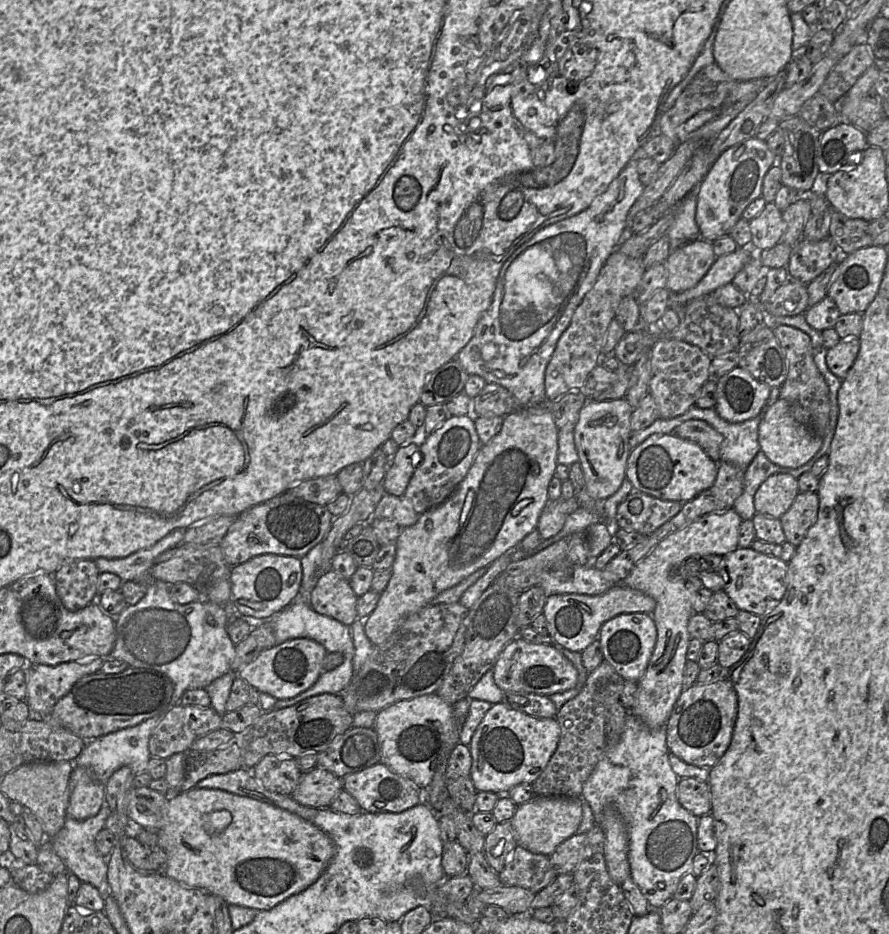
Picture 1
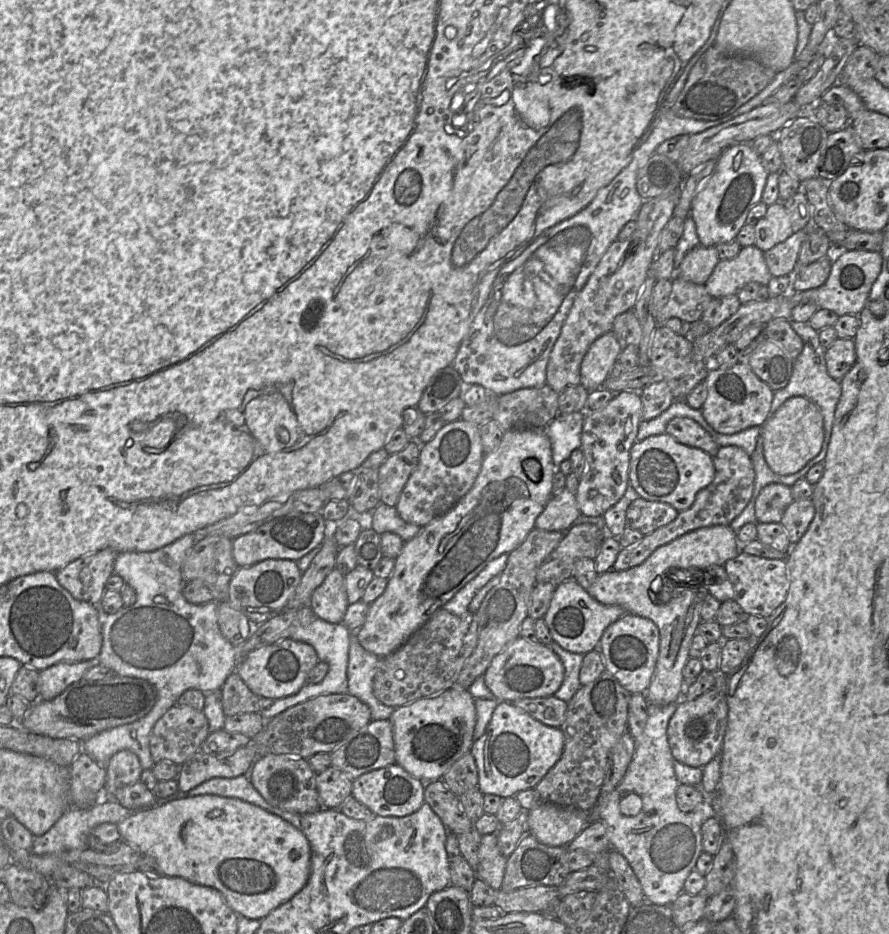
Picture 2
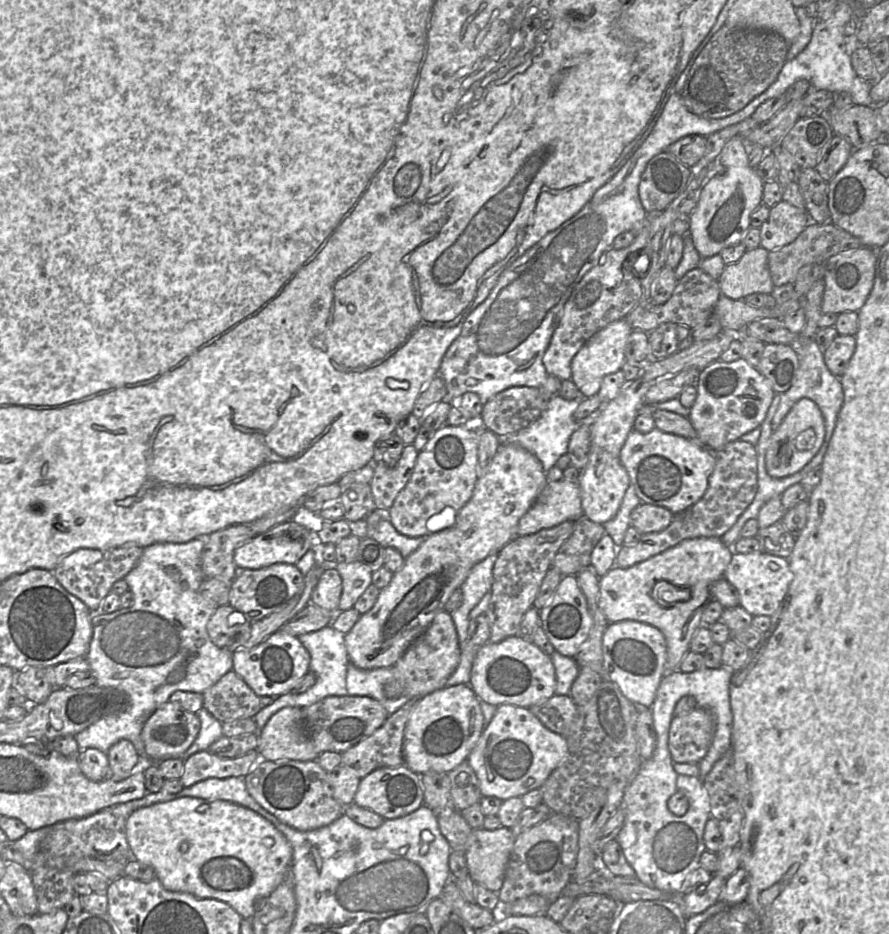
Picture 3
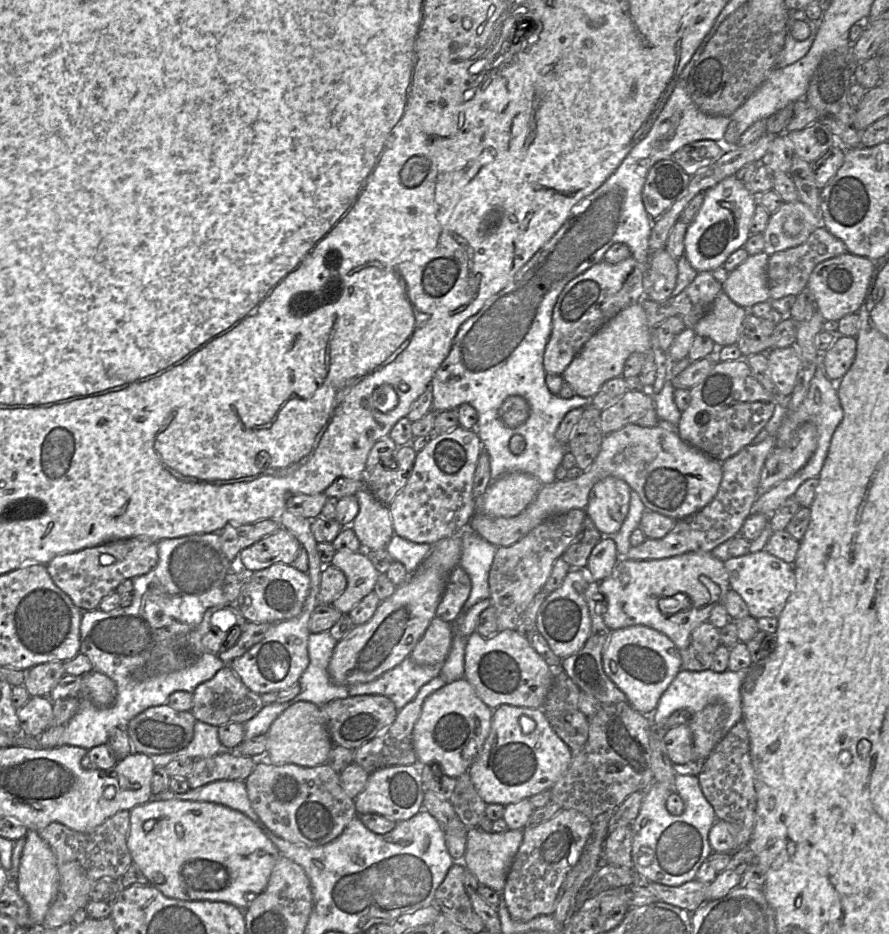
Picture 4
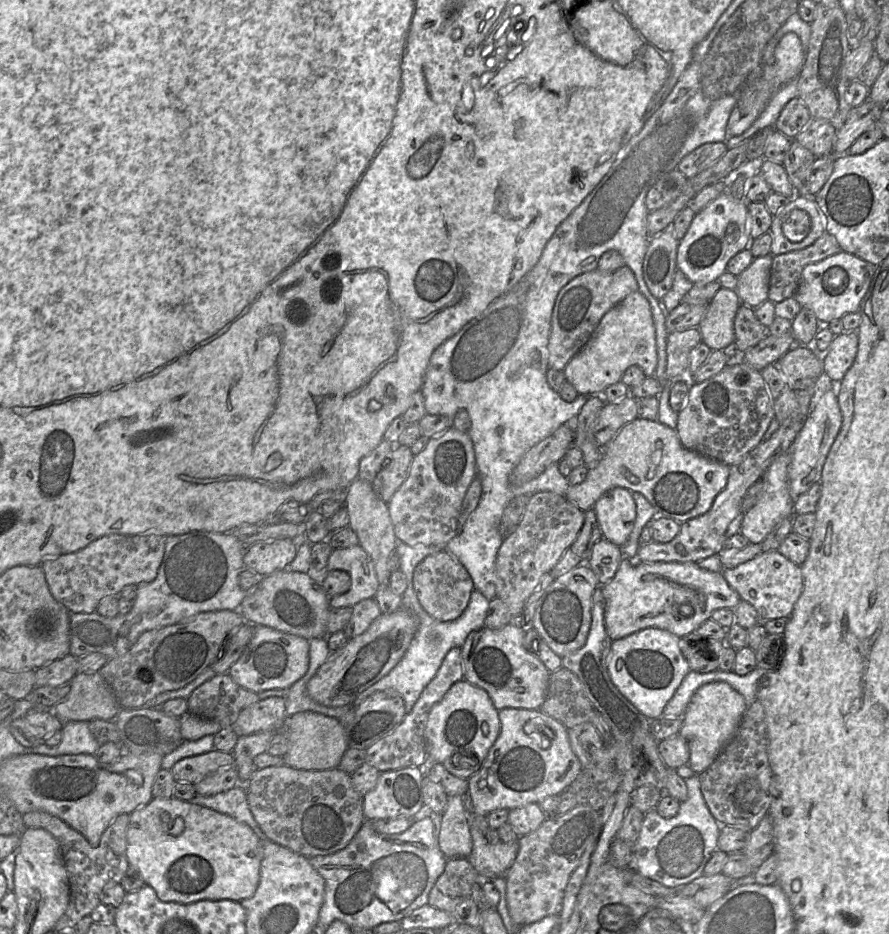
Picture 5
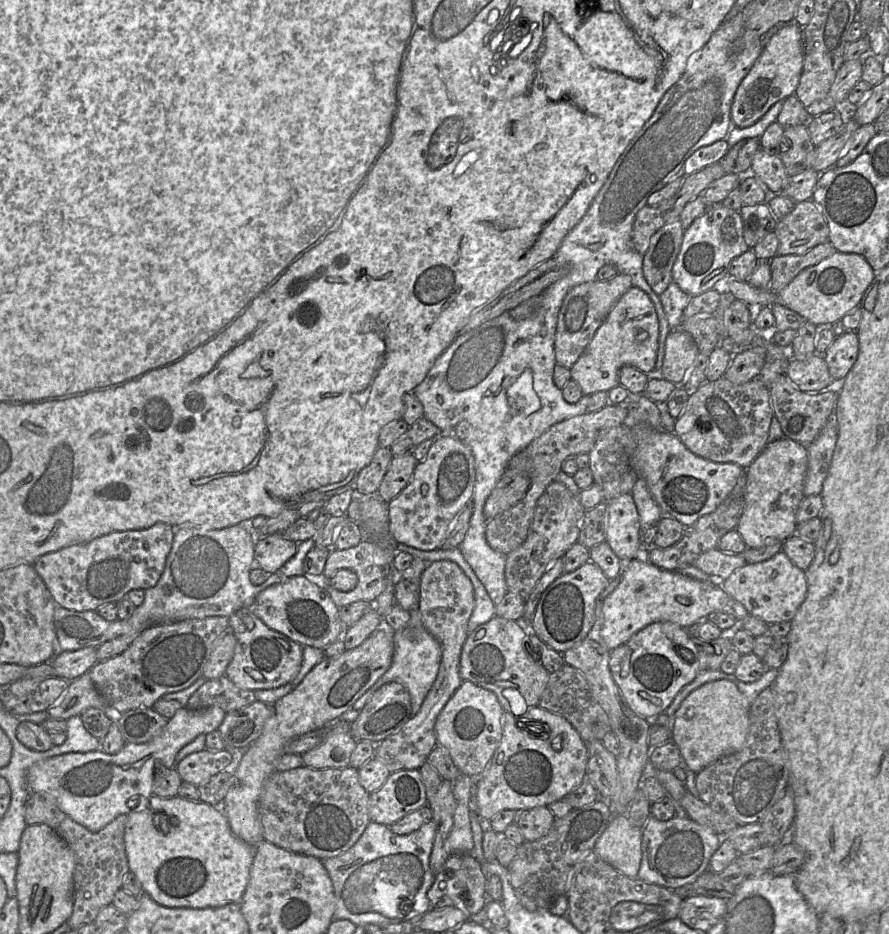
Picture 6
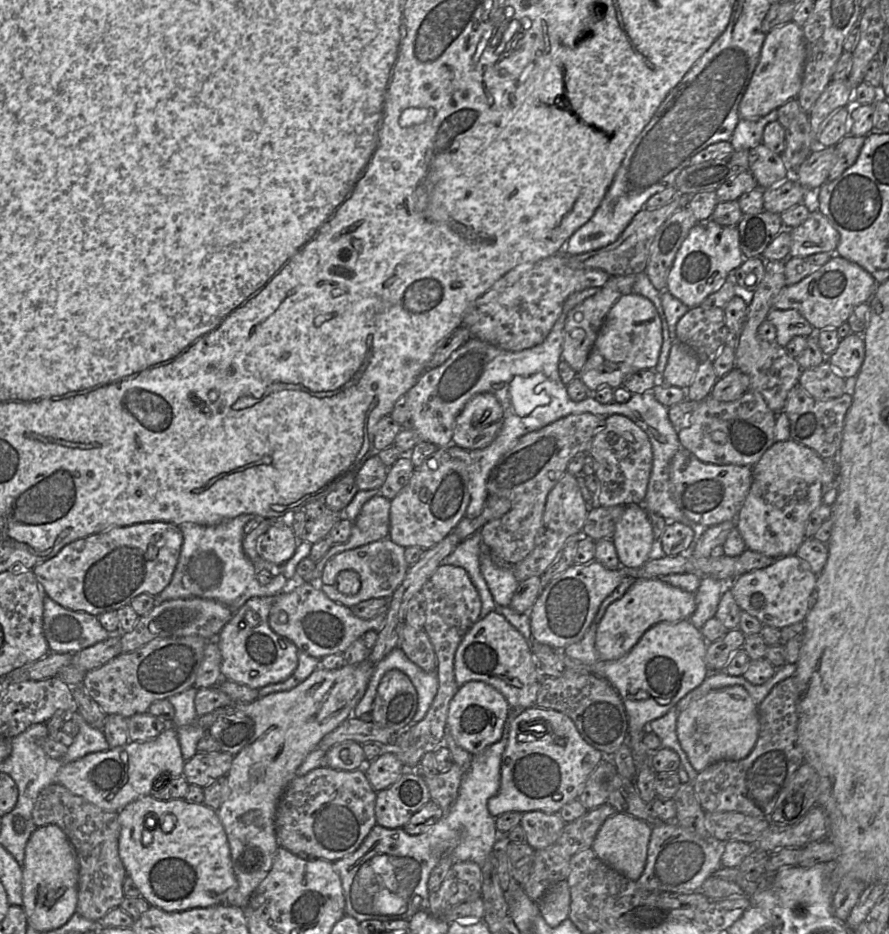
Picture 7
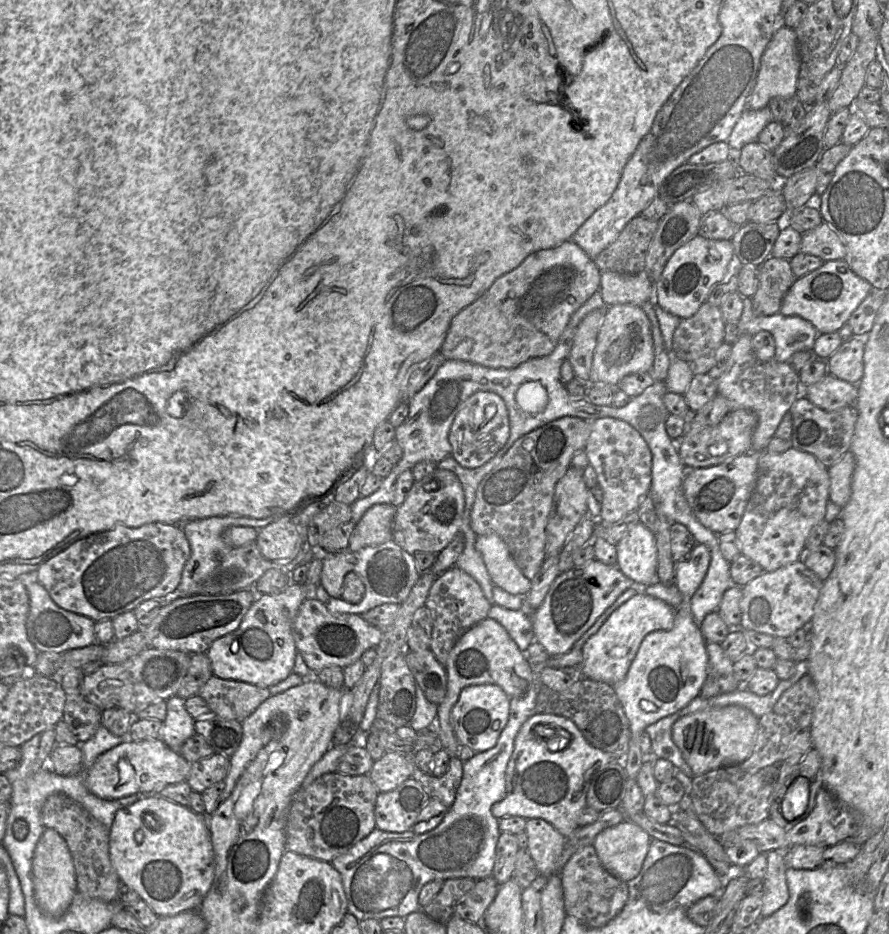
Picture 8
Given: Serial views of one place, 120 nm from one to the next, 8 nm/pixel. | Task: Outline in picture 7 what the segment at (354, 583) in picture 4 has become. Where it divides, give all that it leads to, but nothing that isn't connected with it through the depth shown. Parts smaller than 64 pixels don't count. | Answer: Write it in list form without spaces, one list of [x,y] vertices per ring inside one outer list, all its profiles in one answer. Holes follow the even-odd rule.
[[[389,538],[344,551],[326,563],[318,586],[329,599],[349,608],[373,598],[389,599],[404,580],[410,567],[405,560],[404,552],[404,547],[395,544]],[[344,570],[354,570],[359,574],[361,588],[355,595],[342,594],[335,586],[338,574]]]

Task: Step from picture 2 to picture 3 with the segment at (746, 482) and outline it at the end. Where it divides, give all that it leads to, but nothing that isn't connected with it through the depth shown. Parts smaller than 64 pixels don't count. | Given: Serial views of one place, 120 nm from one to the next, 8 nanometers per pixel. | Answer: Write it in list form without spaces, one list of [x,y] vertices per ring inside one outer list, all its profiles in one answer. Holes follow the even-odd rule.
[[[740,440],[728,443],[722,449],[713,451],[715,467],[704,495],[694,505],[681,513],[664,530],[643,534],[637,543],[617,549],[615,565],[629,568],[643,562],[686,539],[700,537],[721,538],[736,523],[754,500],[758,490],[757,453],[754,445]]]

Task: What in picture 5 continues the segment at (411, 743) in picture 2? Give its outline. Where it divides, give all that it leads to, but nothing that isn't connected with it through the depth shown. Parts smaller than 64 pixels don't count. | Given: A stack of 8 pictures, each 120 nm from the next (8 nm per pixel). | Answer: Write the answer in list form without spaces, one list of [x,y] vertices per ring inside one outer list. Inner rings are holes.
[[[462,679],[452,685],[429,713],[426,723],[427,755],[431,755],[441,763],[452,775],[468,780],[480,770],[500,732],[499,711],[494,706],[488,693],[484,689]]]

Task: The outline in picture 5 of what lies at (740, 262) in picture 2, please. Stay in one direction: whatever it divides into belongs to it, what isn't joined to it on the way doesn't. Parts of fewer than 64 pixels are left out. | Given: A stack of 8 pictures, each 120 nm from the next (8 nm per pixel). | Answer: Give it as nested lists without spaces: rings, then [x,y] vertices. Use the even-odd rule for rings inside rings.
[[[773,255],[755,258],[752,263],[737,276],[734,290],[742,304],[755,309],[768,300],[770,269]]]

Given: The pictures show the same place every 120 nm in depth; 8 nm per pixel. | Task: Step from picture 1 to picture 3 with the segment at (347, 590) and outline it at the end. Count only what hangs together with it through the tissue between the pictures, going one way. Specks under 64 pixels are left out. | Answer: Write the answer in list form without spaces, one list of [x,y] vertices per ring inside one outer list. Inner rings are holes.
[[[328,565],[312,592],[311,603],[332,613],[339,612],[342,579],[337,569]]]

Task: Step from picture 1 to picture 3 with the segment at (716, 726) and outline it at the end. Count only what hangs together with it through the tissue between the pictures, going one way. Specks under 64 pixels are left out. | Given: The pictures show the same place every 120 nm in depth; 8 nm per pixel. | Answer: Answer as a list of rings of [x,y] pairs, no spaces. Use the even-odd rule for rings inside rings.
[[[700,707],[684,716],[673,717],[668,736],[673,762],[698,764],[707,754],[714,733],[714,717]]]

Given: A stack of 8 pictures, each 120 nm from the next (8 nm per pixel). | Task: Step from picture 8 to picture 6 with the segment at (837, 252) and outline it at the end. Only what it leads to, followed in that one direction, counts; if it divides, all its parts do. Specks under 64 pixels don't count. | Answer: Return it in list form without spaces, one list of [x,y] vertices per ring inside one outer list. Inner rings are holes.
[[[812,199],[796,202],[791,213],[777,222],[774,231],[779,239],[777,255],[803,255],[820,244],[829,242],[829,226]]]

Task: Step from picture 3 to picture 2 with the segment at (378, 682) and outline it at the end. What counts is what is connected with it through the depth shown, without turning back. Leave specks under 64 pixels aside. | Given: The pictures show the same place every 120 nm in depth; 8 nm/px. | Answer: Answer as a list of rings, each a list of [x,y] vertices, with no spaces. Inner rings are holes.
[[[350,633],[348,693],[369,706],[372,720],[389,719],[395,710],[394,707],[381,703],[373,693],[373,679],[378,662],[378,656],[366,651],[360,645],[356,633]]]

